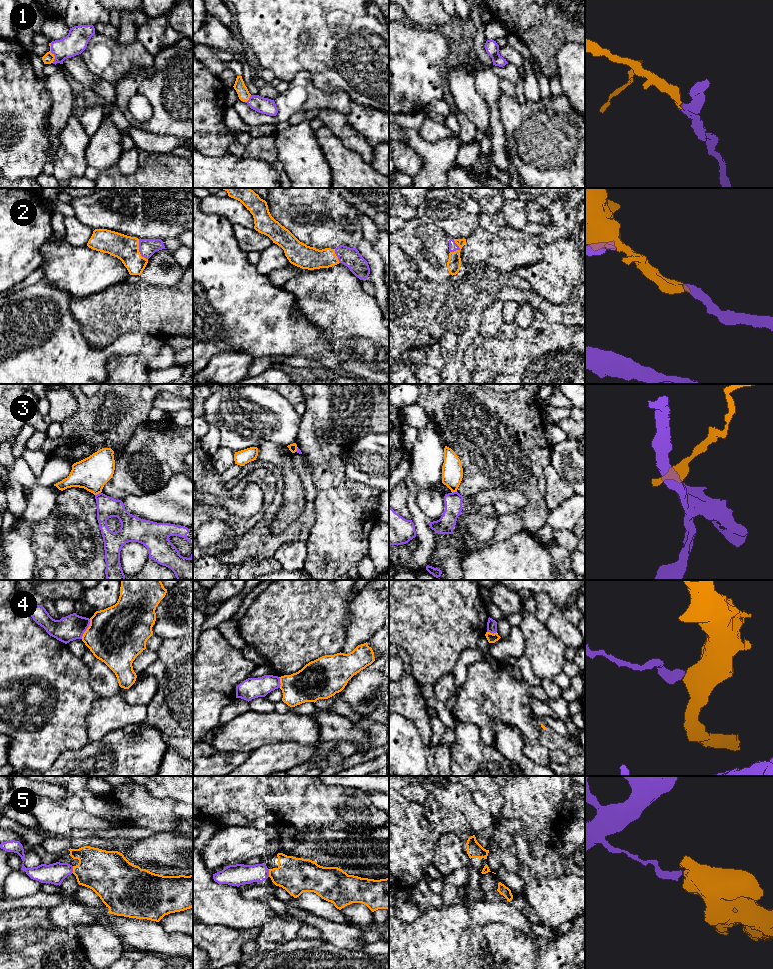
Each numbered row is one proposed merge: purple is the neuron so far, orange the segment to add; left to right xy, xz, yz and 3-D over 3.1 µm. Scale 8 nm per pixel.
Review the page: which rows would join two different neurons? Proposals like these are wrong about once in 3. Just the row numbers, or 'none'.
3, 4, 5

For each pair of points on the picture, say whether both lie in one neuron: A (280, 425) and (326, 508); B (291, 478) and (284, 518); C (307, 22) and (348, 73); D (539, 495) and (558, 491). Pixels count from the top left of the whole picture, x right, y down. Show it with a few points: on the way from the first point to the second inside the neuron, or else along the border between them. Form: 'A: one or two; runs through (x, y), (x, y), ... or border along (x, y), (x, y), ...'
A: two; border along (301, 419), (295, 442)
B: one; runs through (291, 488), (291, 508)
C: one; runs through (320, 35), (345, 60)
D: two; border along (543, 471), (546, 482), (545, 504), (549, 510)

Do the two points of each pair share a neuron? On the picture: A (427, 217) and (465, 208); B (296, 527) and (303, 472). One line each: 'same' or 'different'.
A: same
B: same

